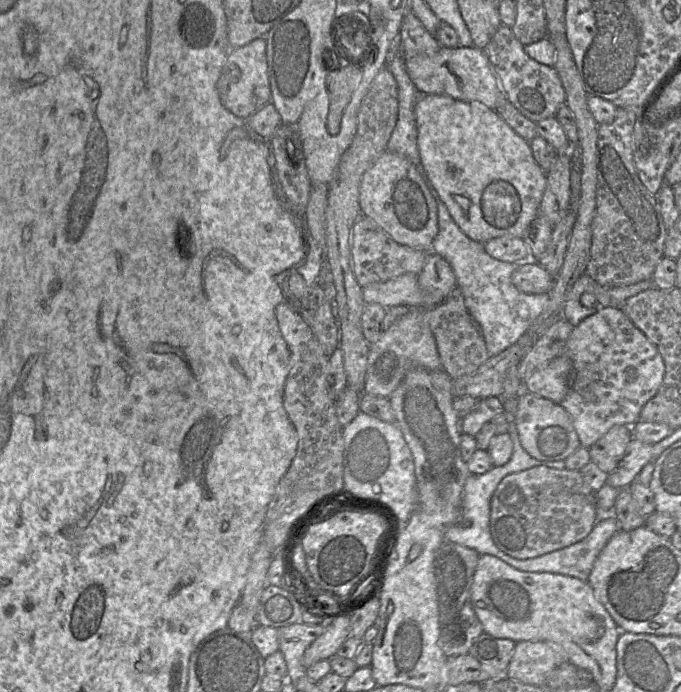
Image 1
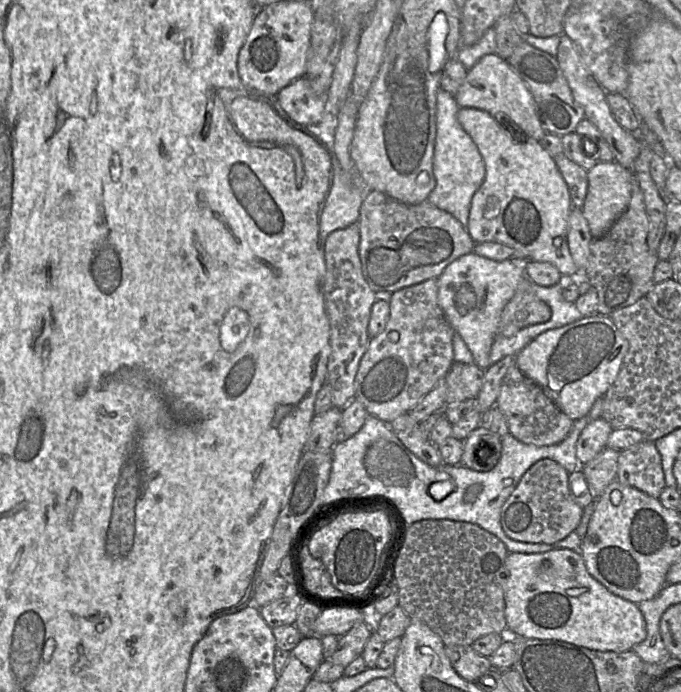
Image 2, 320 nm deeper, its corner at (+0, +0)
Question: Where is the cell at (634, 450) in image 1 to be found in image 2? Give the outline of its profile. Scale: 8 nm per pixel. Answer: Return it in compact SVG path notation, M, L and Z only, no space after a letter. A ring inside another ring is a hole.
M605 447L591 461L580 466L595 493L595 499L617 478L619 454L620 451Z

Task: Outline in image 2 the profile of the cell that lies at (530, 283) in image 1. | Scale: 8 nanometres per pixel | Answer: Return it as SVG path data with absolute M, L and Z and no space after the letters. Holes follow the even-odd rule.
M472 251L451 262L437 278L438 304L448 323L470 349L474 363L481 369L486 370L491 365L490 351L498 334L502 310L525 276L524 262L494 261Z

